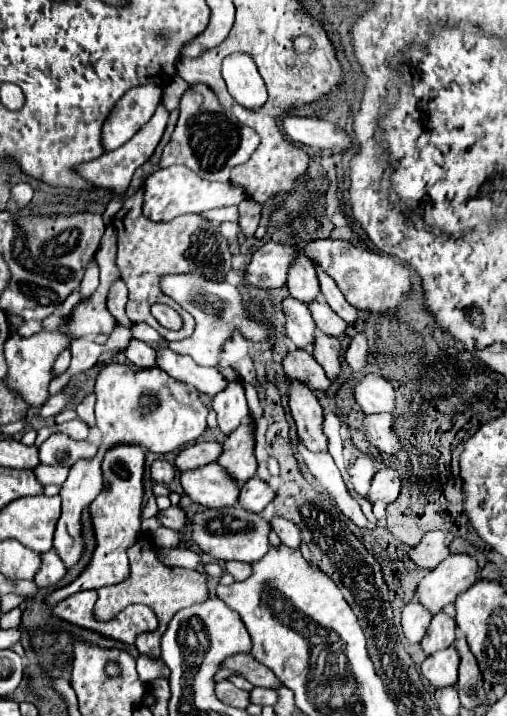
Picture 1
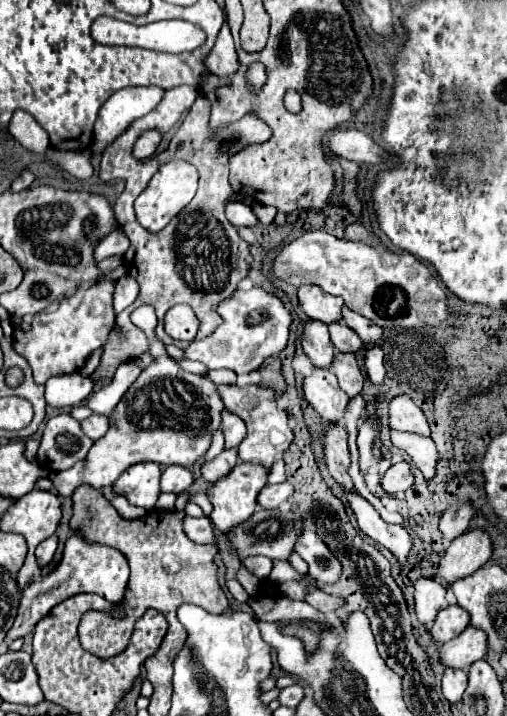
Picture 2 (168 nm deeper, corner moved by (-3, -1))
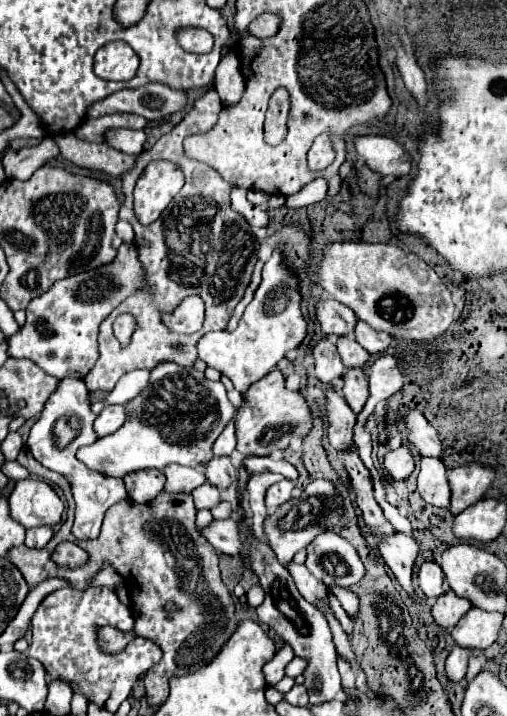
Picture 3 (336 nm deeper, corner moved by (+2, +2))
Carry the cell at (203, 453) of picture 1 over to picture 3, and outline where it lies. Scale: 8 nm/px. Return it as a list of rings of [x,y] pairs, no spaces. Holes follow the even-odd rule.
[[[228,456],[212,458],[204,468],[206,468],[204,470],[206,480],[210,484],[214,484],[216,488],[228,488],[228,486],[236,484],[236,480],[238,480],[238,470],[232,466]]]

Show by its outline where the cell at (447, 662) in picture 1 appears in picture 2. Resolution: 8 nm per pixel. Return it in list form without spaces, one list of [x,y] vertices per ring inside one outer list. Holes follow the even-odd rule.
[[[467,625],[467,629],[459,637],[447,641],[439,649],[441,663],[445,667],[457,669],[469,669],[471,663],[483,659],[485,651],[487,651],[487,635],[473,625]]]

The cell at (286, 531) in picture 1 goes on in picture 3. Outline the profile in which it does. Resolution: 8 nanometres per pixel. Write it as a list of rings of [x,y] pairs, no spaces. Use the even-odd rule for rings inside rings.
[[[332,530],[318,534],[306,548],[306,568],[326,586],[352,586],[364,576],[364,564],[350,542]]]

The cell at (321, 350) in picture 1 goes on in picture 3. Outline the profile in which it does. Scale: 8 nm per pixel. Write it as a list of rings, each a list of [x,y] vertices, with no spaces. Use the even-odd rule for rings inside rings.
[[[352,368],[344,372],[342,394],[346,396],[346,402],[350,404],[350,408],[358,414],[368,398],[368,378],[360,368]]]

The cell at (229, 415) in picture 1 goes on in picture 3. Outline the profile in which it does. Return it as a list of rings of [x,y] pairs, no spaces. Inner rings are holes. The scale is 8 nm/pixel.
[[[228,422],[224,432],[214,442],[214,456],[230,456],[236,448],[236,434],[234,434],[234,422]]]

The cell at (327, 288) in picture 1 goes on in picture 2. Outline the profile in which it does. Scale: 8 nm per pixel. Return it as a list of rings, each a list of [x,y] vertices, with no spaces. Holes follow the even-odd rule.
[[[343,309],[343,321],[345,325],[349,325],[359,337],[363,343],[371,345],[375,341],[379,341],[383,337],[383,329],[379,325],[375,325],[373,321],[367,321],[365,317],[353,313],[351,309]]]

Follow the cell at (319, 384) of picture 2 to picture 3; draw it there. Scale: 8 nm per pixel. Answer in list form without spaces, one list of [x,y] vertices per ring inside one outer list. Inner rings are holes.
[[[334,388],[326,390],[326,414],[328,414],[330,444],[336,450],[348,450],[350,446],[354,446],[352,426],[356,422],[356,414]]]

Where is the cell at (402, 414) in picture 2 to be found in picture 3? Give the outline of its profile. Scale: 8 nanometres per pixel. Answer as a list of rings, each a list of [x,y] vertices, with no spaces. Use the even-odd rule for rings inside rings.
[[[408,410],[402,416],[402,420],[408,430],[408,442],[416,446],[422,456],[442,458],[442,446],[438,440],[438,432],[430,426],[430,422],[424,418],[420,410]]]

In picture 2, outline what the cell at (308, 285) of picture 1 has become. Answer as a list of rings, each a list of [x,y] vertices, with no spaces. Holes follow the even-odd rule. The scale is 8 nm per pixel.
[[[303,285],[299,287],[299,303],[303,311],[317,321],[323,321],[325,325],[343,321],[343,299],[325,293],[323,289],[317,289],[317,285]]]

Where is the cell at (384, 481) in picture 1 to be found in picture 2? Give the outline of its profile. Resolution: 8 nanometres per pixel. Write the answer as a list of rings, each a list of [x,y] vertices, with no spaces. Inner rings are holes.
[[[397,461],[389,467],[389,471],[383,477],[383,489],[387,493],[401,493],[407,491],[413,485],[413,473],[411,465],[407,461]]]

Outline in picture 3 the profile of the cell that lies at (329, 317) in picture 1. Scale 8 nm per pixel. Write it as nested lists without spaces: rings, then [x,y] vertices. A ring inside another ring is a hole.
[[[352,336],[336,338],[336,348],[346,368],[362,368],[370,358],[370,354]]]

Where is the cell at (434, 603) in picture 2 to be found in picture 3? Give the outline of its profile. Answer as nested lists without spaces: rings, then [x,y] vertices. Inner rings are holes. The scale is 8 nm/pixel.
[[[424,562],[418,570],[418,586],[426,594],[428,602],[432,604],[438,596],[442,596],[442,570],[436,562]]]

